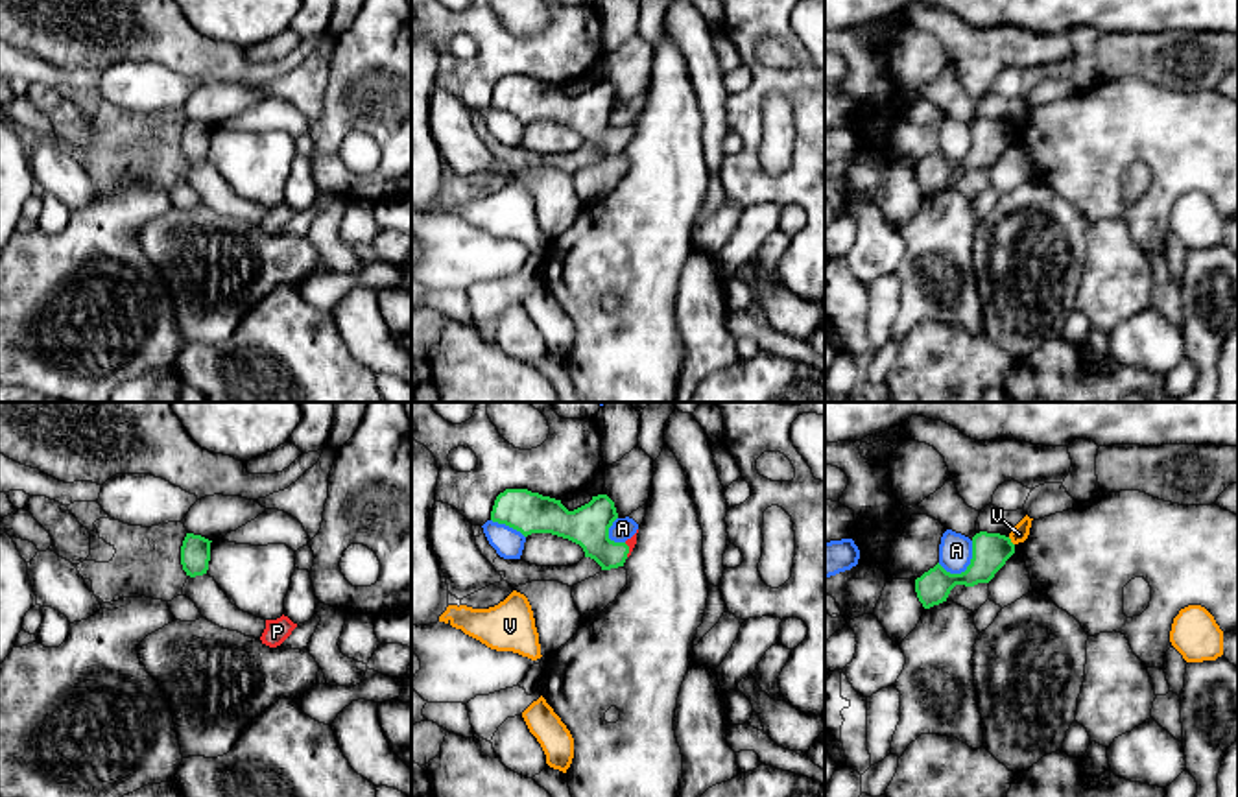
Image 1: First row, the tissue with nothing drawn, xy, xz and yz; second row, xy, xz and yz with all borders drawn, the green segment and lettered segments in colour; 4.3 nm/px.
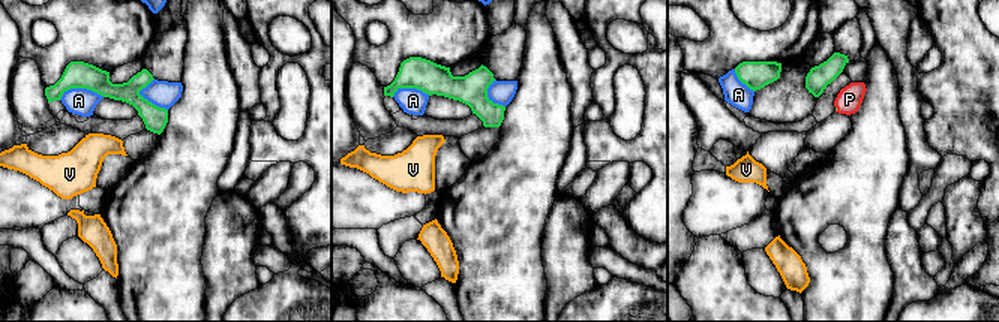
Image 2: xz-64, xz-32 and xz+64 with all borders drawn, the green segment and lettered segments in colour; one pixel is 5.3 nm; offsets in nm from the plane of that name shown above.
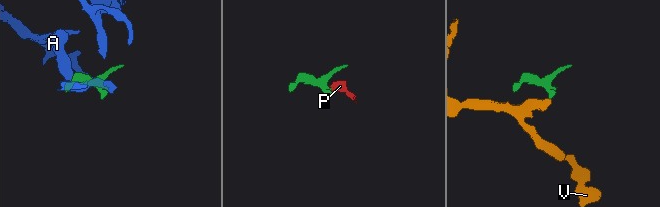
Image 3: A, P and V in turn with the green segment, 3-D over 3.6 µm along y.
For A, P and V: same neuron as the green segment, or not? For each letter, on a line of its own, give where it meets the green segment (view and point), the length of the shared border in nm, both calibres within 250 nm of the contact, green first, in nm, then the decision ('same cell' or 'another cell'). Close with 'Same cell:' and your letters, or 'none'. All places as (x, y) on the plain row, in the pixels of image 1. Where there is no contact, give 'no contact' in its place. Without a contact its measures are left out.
A: yz (967, 155) | 190 nm | 160/140 nm | another cell
P: xz (628, 137) | 70 nm | 180/40 nm | same cell
V: yz (1010, 128) | 50 nm | 160/80 nm | another cell
Same cell: P

